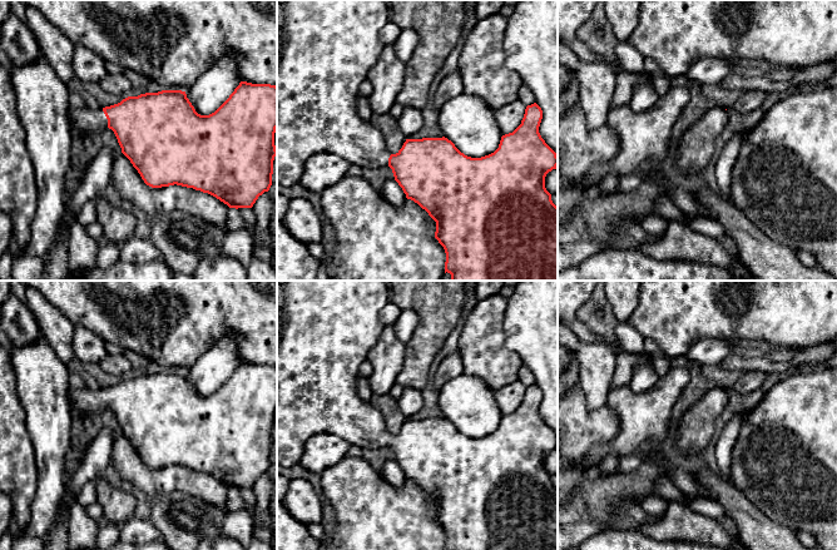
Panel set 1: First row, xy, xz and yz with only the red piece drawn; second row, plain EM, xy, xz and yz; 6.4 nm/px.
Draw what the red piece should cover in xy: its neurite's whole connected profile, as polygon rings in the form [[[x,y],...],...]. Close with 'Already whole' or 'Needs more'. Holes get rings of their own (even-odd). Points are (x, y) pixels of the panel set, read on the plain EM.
[[[241,362],[229,378],[212,395],[200,396],[182,371],[162,371],[128,377],[120,383],[100,388],[86,385],[69,390],[69,405],[85,421],[89,413],[112,410],[122,433],[138,451],[144,464],[152,469],[182,466],[208,474],[229,489],[252,489],[259,476],[272,466],[273,441],[277,436],[274,413],[277,410],[277,367]]]. Needs more

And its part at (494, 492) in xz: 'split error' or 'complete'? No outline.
split error

